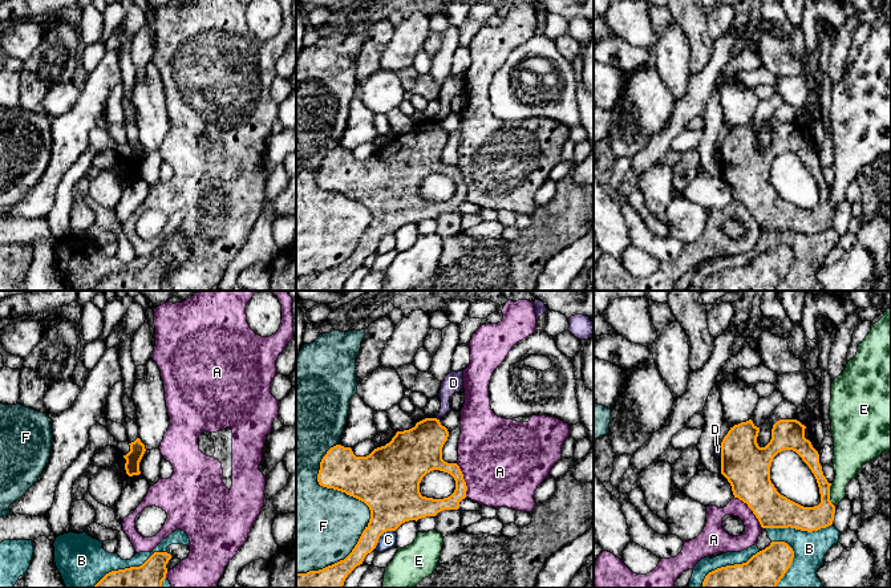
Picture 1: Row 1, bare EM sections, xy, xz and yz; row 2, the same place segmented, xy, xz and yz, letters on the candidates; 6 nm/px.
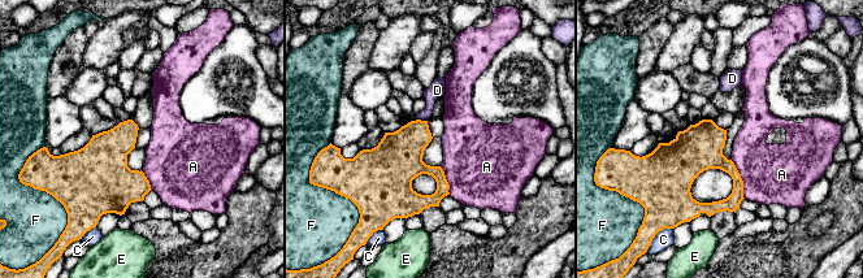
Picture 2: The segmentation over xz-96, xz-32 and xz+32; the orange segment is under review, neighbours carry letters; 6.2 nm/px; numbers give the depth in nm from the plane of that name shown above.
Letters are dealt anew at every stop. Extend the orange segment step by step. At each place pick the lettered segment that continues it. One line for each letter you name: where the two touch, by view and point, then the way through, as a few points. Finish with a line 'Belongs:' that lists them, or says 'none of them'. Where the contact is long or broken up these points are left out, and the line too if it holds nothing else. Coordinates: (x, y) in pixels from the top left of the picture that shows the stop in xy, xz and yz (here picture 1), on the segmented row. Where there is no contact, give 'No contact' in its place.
Belongs: none of them

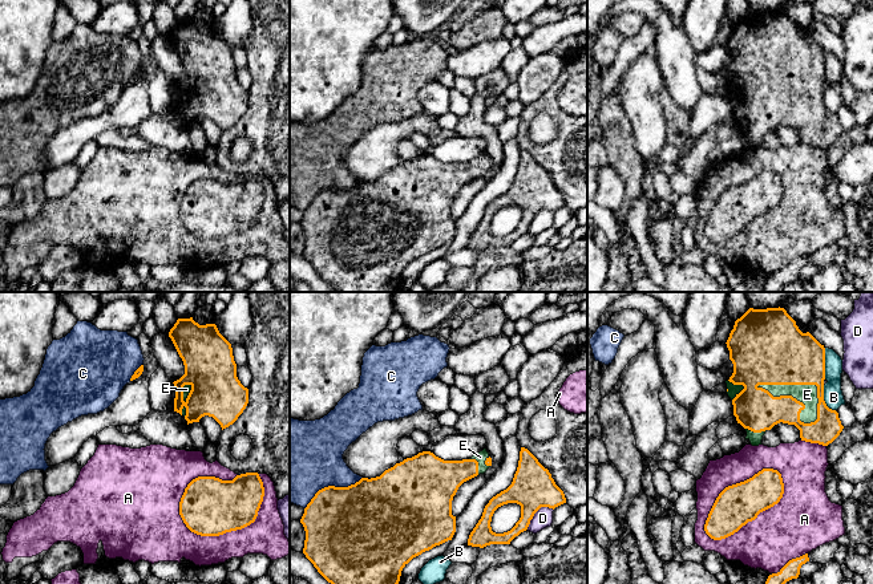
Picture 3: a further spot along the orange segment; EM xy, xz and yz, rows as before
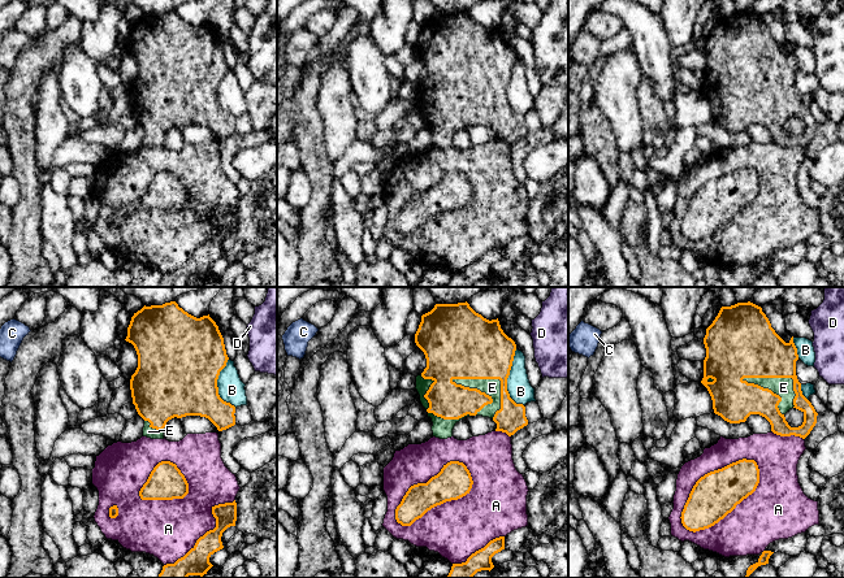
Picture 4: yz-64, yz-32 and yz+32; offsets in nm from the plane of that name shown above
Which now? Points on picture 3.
E: Touches orange at yz (795, 398)
Belongs: E

